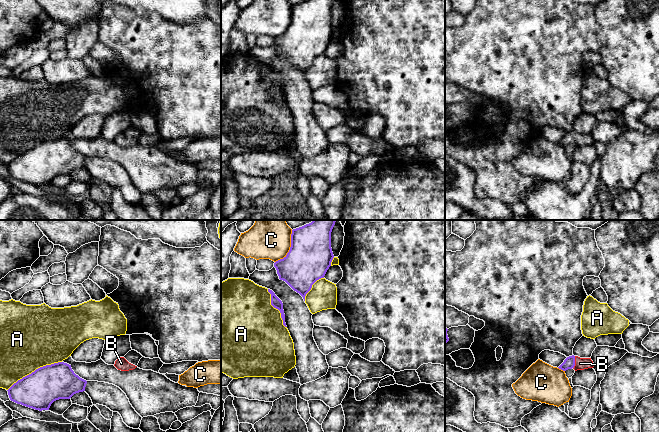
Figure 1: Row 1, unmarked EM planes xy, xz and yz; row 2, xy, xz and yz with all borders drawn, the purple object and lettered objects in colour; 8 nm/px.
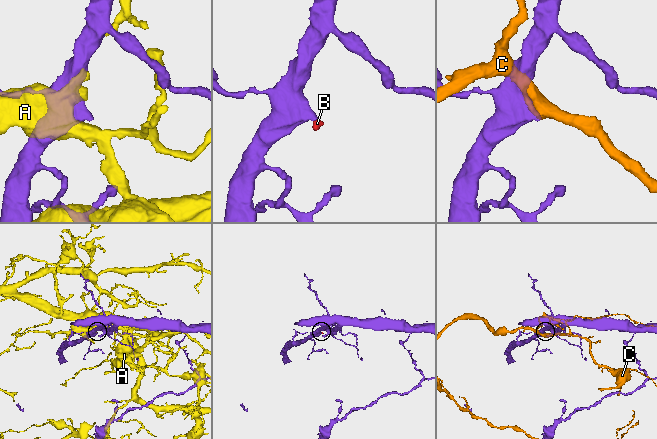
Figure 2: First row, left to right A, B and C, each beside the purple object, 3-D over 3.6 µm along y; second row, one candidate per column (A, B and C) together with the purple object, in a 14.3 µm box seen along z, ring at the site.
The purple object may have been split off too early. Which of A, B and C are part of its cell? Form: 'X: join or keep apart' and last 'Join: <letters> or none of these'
A: keep apart
B: join
C: keep apart
Join: B

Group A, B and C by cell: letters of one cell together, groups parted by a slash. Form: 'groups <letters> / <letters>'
groups A / B / C

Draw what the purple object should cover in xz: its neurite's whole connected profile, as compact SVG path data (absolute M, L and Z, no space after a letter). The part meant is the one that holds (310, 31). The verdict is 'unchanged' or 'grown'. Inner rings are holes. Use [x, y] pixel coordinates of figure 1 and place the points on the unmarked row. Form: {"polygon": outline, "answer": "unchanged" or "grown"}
{"polygon": "M306 0L292 6L291 23L287 31L274 39L280 56L285 57L304 77L312 61L324 54L334 34L331 24L331 8L335 0Z", "answer": "unchanged"}

